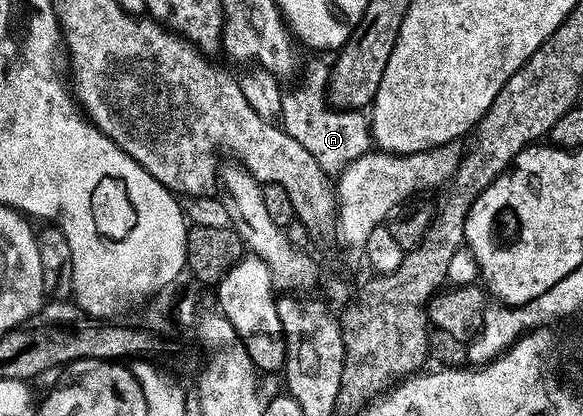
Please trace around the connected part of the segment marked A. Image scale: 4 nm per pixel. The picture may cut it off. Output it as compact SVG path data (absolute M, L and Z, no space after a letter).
M313 59L308 63L305 75L299 85L300 89L293 95L290 95L290 93L284 94L281 125L284 132L301 143L323 169L326 169L329 173L335 173L347 168L372 150L373 134L370 120L364 112L331 108L330 102L327 100L328 84L331 82L331 66L332 64L329 61L325 62L321 59Z

